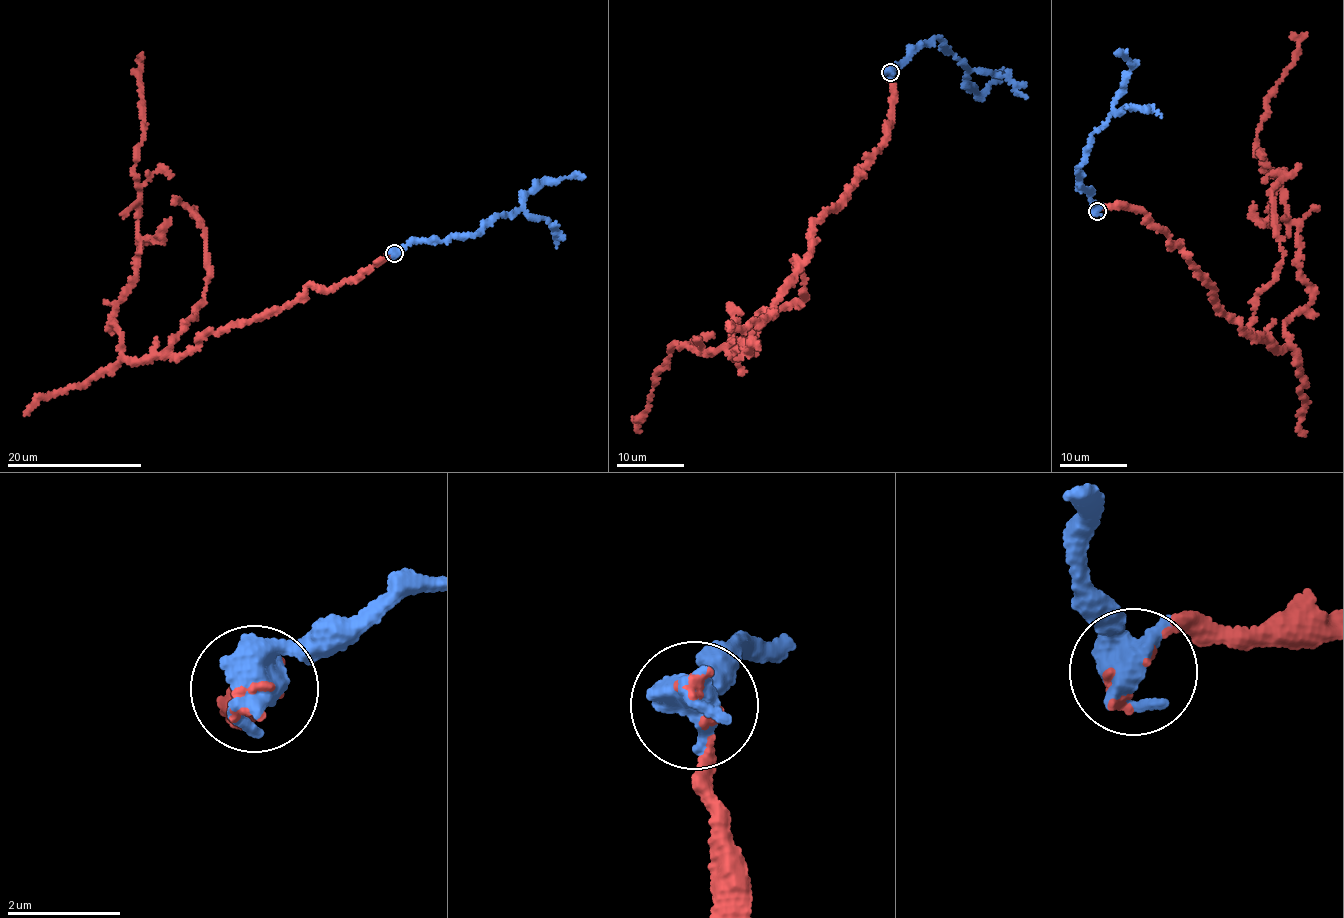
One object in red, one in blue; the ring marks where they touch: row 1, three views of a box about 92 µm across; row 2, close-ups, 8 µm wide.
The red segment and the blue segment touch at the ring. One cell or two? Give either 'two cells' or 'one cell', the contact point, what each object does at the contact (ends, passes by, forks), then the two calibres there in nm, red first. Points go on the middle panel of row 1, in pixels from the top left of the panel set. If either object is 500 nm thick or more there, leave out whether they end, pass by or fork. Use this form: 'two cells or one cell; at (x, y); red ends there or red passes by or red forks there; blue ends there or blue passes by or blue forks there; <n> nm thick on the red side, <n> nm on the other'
one cell; at (890, 72); 90 nm thick on the red side, 500 nm on the other

